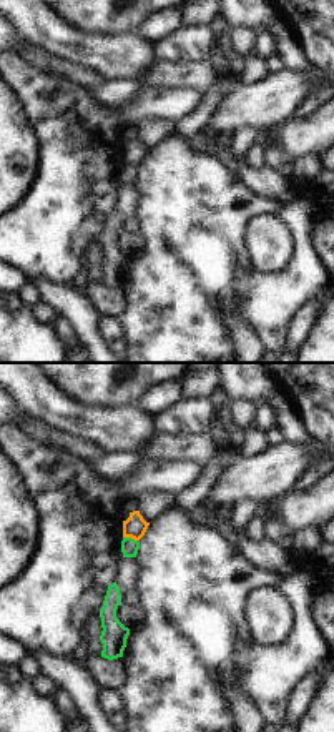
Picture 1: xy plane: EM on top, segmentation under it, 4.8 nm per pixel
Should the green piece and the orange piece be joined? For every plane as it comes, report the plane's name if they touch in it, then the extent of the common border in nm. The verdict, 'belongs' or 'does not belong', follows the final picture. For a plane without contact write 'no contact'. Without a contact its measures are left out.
xy | 80 nm

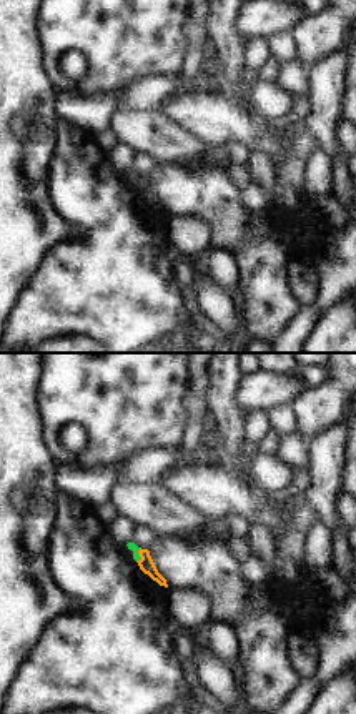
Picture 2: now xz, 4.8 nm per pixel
xz | 70 nm

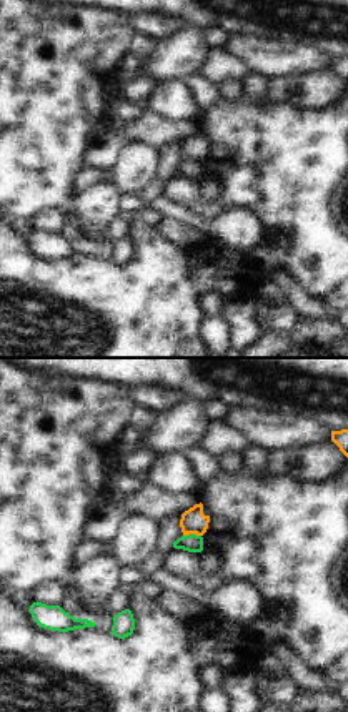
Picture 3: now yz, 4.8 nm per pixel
yz | 90 nm

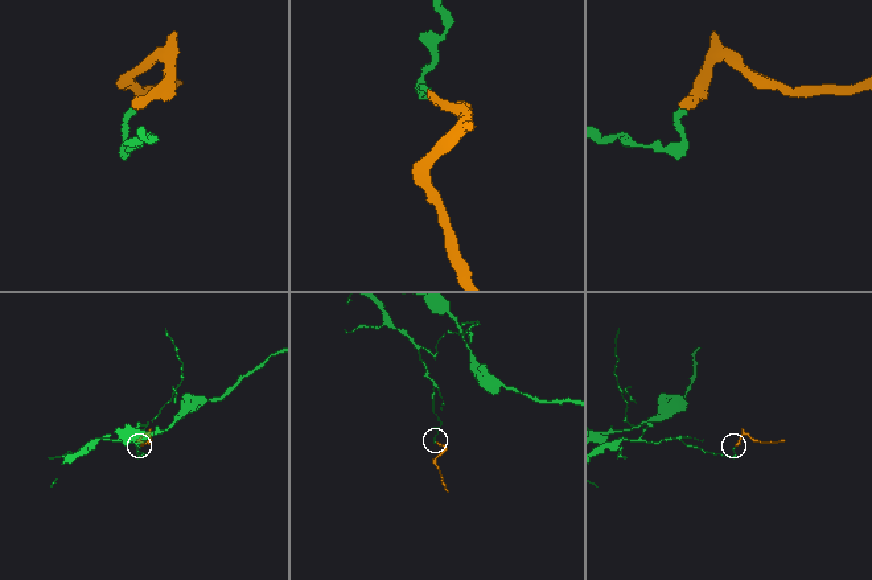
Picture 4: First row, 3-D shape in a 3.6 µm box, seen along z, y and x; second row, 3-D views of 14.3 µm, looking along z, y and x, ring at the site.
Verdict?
does not belong

